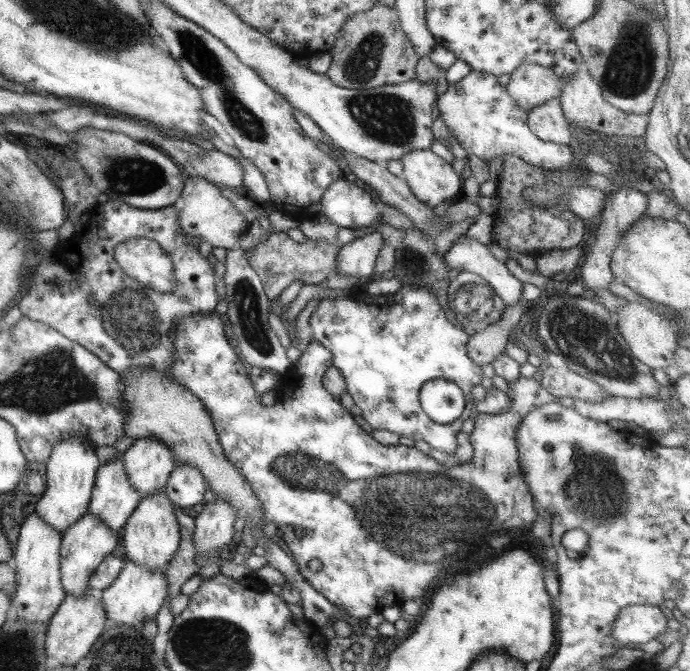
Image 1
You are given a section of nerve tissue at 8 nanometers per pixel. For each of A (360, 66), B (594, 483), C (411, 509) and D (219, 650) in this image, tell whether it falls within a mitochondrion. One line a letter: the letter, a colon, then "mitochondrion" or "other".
A: mitochondrion
B: mitochondrion
C: mitochondrion
D: mitochondrion

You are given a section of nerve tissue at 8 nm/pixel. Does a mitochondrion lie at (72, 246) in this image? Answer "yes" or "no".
no

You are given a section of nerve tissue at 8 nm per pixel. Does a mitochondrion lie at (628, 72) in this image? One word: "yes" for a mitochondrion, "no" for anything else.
yes

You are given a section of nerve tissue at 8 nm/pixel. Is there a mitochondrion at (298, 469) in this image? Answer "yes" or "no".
yes

